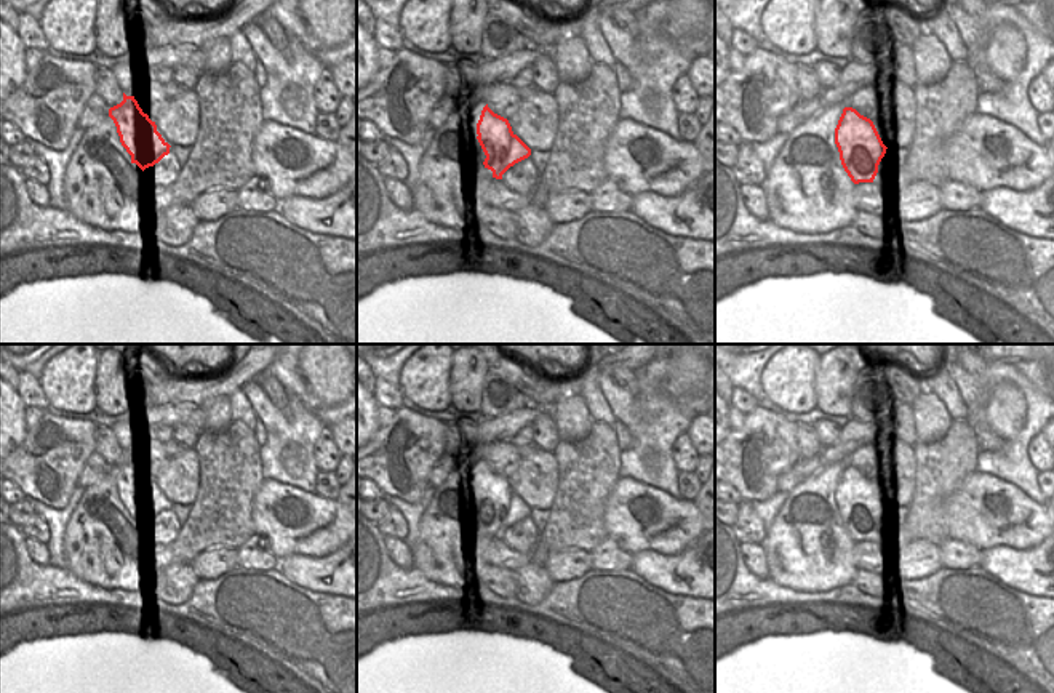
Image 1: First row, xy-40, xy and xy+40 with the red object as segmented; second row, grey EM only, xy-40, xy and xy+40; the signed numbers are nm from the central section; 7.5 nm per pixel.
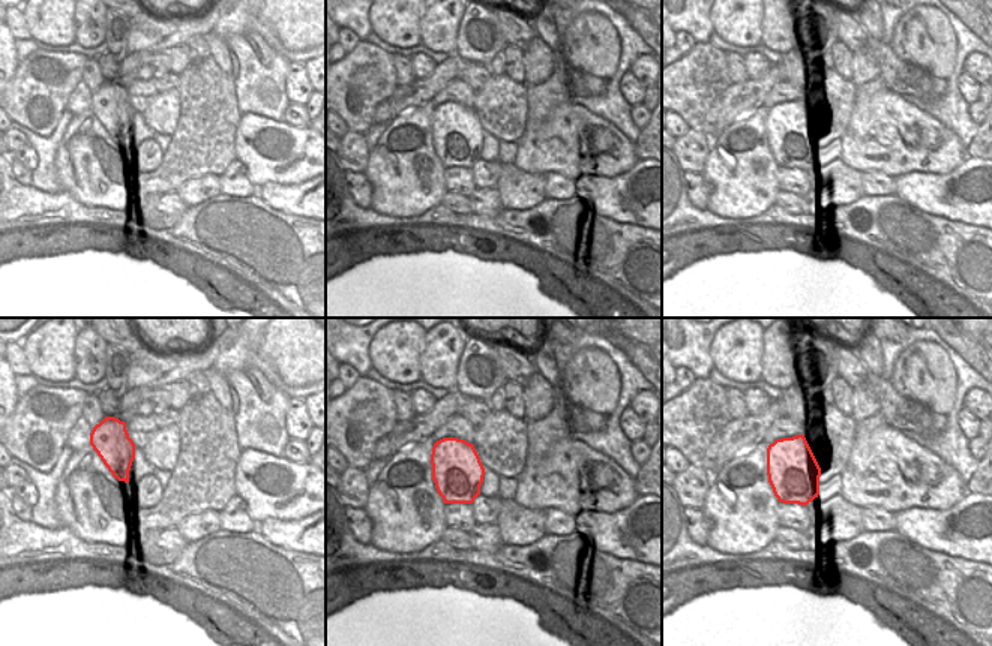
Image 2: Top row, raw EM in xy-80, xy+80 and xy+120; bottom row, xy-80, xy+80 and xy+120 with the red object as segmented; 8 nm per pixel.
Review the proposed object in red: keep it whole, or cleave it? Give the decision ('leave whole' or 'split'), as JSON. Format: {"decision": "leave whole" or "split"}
{"decision": "leave whole"}

